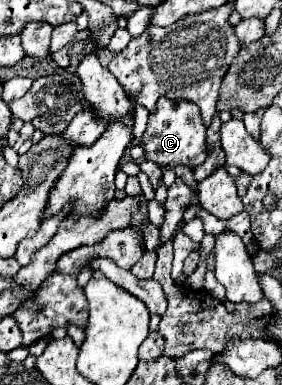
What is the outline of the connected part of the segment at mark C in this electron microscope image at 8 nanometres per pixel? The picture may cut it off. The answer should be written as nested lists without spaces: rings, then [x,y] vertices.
[[[158,100],[158,108],[154,116],[148,116],[148,126],[140,138],[140,144],[144,148],[144,158],[158,162],[160,166],[198,166],[206,160],[208,148],[206,148],[206,126],[202,124],[202,116],[198,112],[196,104],[190,104],[188,100]]]

